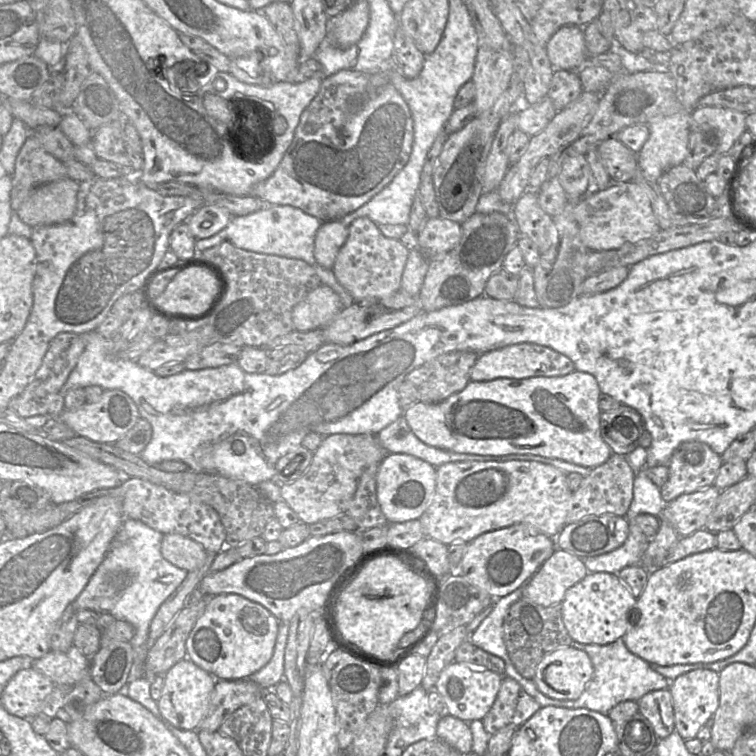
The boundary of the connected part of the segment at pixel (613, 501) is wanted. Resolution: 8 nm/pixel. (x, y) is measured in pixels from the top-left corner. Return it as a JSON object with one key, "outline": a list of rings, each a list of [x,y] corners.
{"outline":[[[612,453],[606,462],[592,468],[591,472],[583,479],[580,487],[573,492],[566,524],[577,522],[586,516],[604,514],[626,516],[633,499],[634,478],[635,473],[627,458]]]}

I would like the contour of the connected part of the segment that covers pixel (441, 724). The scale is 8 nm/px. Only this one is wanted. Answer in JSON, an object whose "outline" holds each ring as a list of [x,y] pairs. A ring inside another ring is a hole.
{"outline":[[[443,714],[437,724],[437,739],[463,755],[472,752],[473,736],[469,723],[449,714]]]}

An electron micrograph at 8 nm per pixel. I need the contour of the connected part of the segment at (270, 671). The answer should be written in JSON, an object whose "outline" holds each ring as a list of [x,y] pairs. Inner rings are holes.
{"outline":[[[280,622],[274,651],[269,662],[249,678],[263,690],[273,690],[274,686],[284,678],[284,653],[289,634],[289,622]]]}

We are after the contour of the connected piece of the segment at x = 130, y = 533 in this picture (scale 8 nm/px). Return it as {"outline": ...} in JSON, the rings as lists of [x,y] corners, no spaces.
{"outline":[[[125,518],[103,561],[83,591],[71,603],[75,611],[89,609],[98,614],[109,613],[116,620],[125,620],[132,624],[135,634],[129,643],[133,649],[133,664],[128,682],[146,677],[145,660],[150,649],[150,624],[162,603],[188,574],[162,556],[163,536],[164,534],[139,520]]]}

